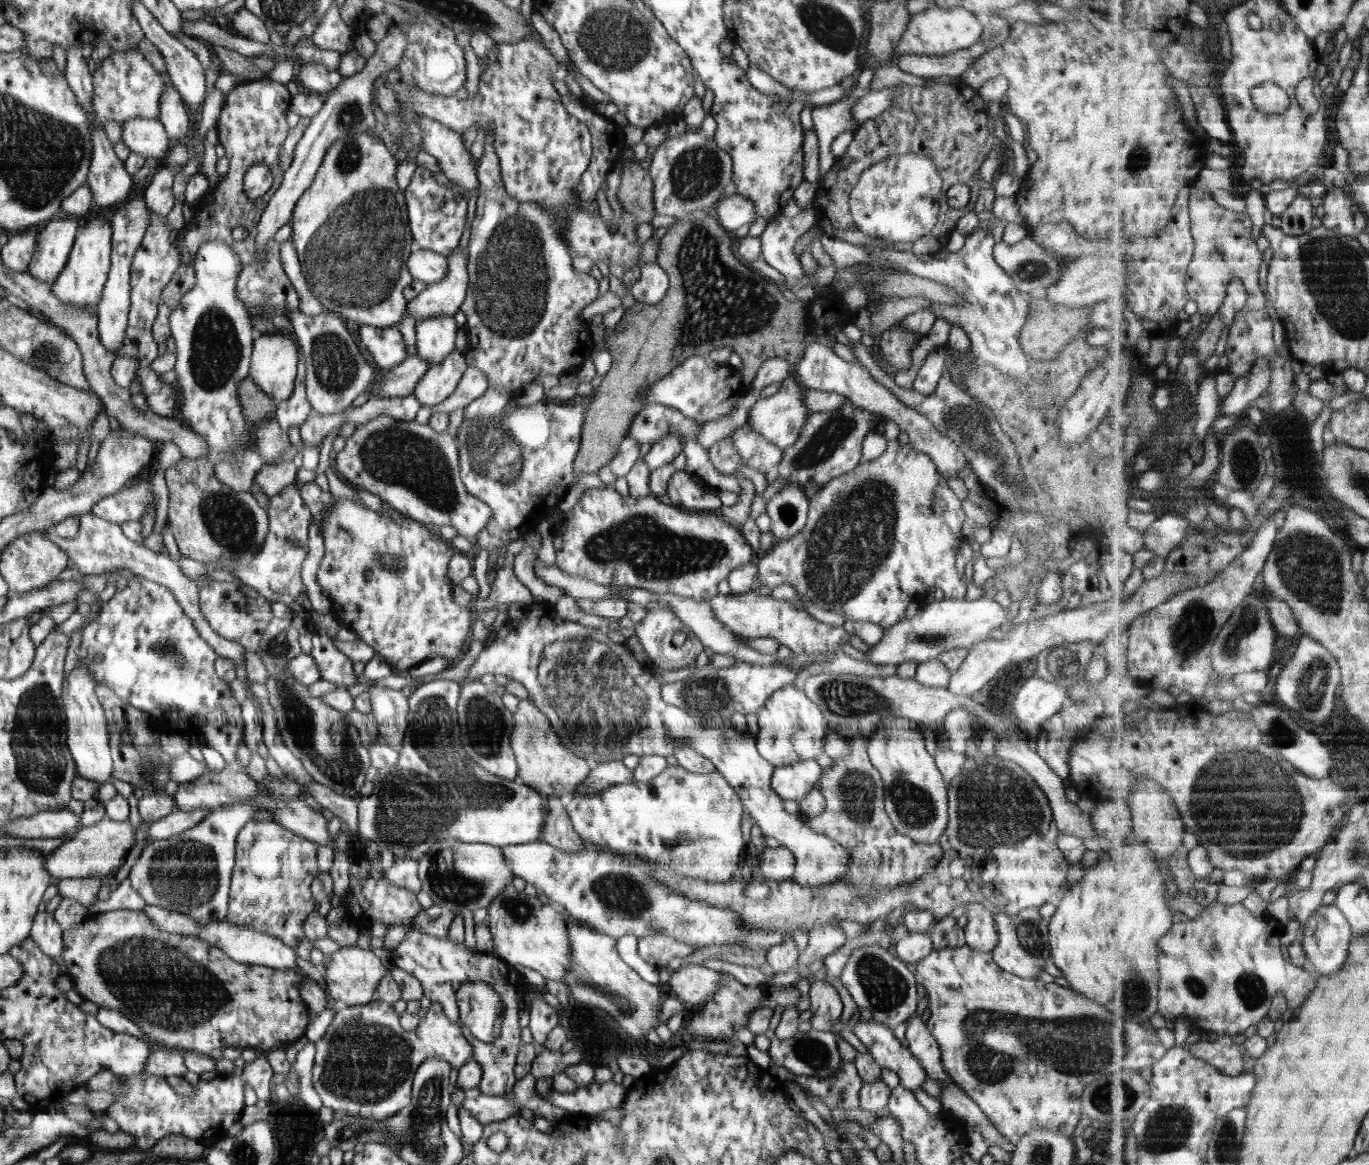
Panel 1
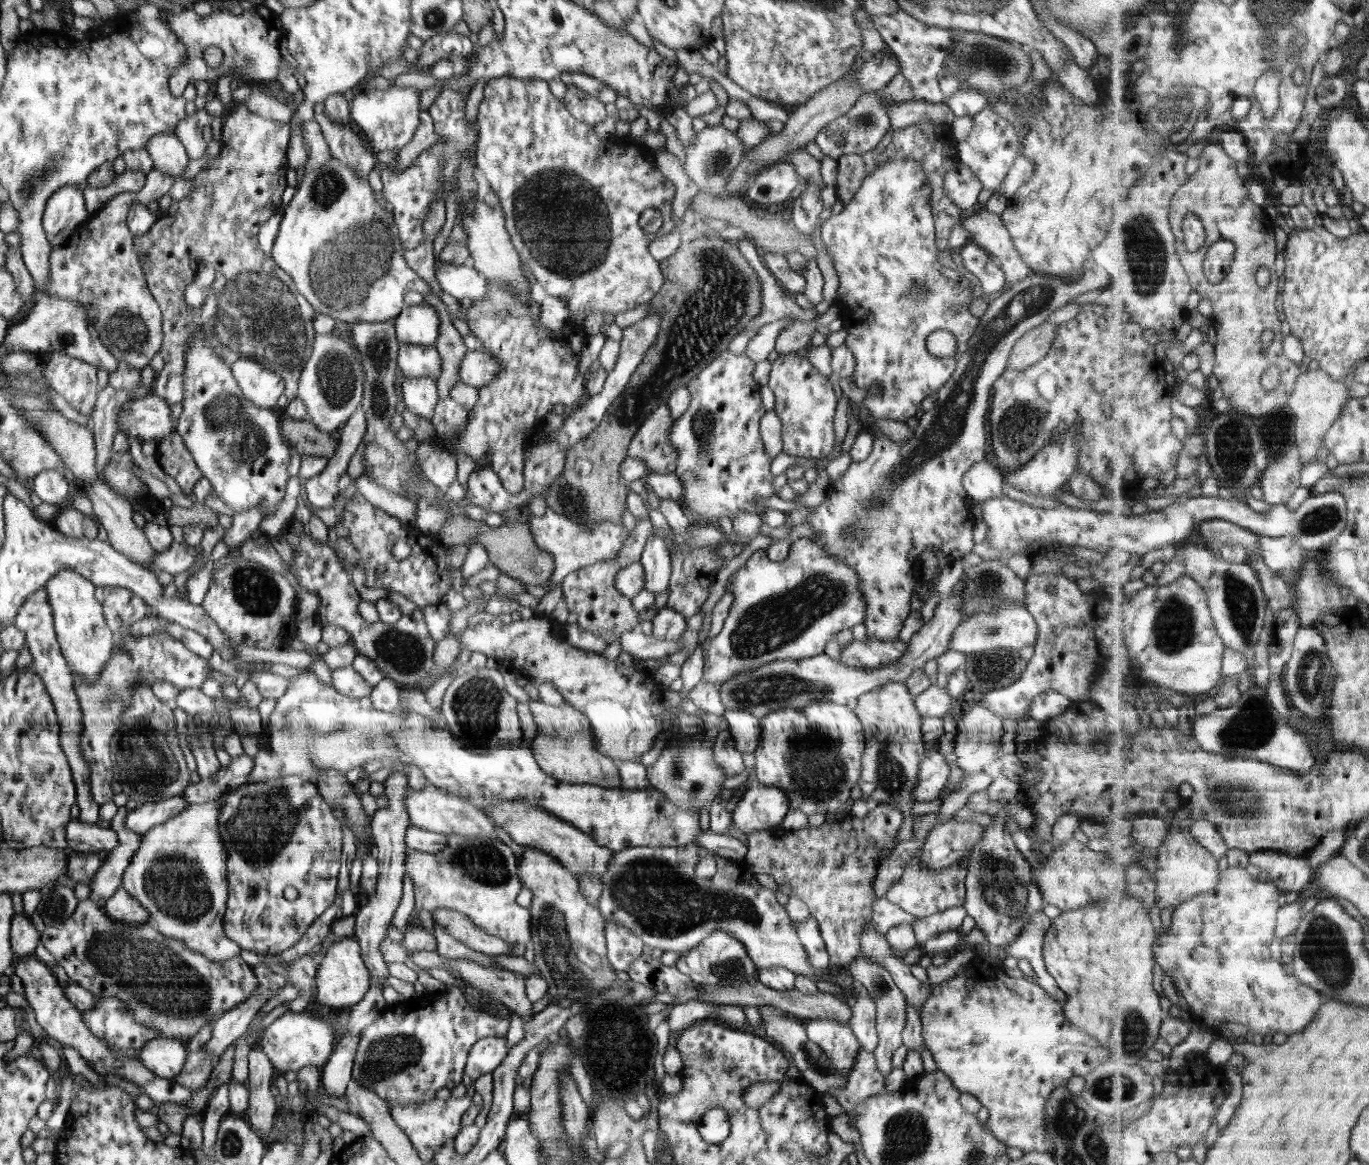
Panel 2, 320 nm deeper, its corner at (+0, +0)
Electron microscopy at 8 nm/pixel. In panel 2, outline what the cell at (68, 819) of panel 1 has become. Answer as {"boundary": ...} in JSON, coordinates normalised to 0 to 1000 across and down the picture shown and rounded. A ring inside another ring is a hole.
{"boundary":[[[56,702],[49,708],[49,722],[51,728],[58,731],[80,731],[87,725],[85,714],[70,707],[63,707]]]}

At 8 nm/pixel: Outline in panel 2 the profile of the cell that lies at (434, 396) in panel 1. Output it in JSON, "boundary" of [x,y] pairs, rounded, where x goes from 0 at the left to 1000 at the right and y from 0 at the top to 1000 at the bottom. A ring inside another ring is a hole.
{"boundary":[[[342,301],[337,311],[336,329],[352,334],[358,330],[367,314],[364,307],[358,306],[355,301]]]}

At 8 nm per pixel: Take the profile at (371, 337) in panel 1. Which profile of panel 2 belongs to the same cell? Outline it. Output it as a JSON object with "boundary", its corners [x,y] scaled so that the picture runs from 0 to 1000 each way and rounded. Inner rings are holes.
{"boundary":[[[291,294],[290,313],[297,324],[319,323],[323,308],[318,296],[309,297]]]}

